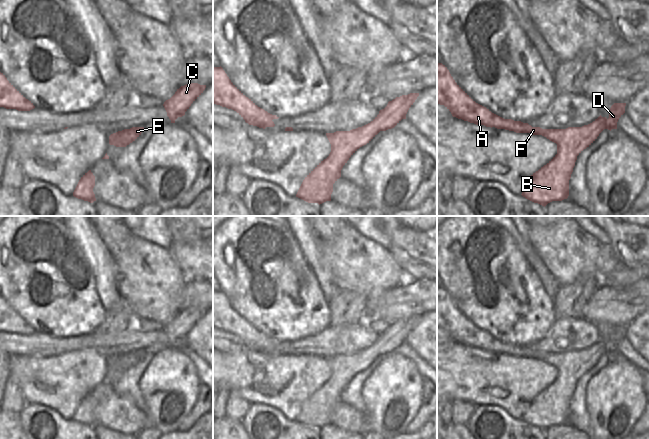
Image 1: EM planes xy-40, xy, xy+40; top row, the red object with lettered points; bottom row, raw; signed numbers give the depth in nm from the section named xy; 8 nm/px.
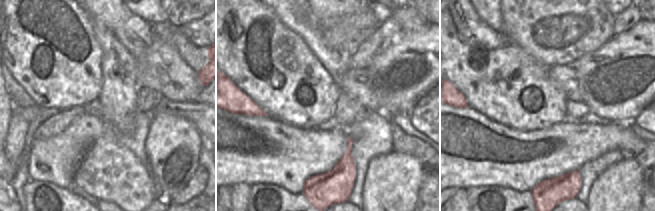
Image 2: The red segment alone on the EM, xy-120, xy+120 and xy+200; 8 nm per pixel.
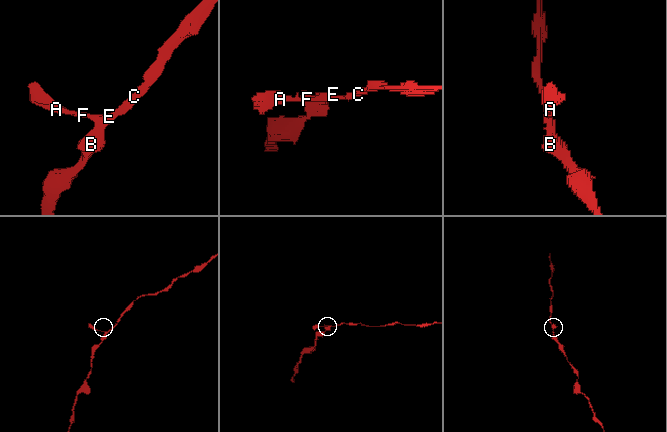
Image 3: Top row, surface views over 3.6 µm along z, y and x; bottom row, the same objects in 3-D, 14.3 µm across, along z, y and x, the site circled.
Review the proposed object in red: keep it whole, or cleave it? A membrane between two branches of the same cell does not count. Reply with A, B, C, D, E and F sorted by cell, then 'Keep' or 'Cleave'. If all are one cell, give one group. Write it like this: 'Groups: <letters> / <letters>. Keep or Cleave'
Groups: A B C D E F. Keep.

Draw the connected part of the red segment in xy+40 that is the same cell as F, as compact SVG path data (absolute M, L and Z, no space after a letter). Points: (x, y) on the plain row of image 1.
M437 287L437 327L444 329L453 341L486 351L505 353L516 357L542 359L557 368L557 378L527 404L522 420L546 430L569 420L569 404L577 380L589 371L604 354L617 353L619 342L625 337L626 327L614 327L609 342L601 339L582 351L542 353L528 347L504 343L476 327L453 303L442 287Z

